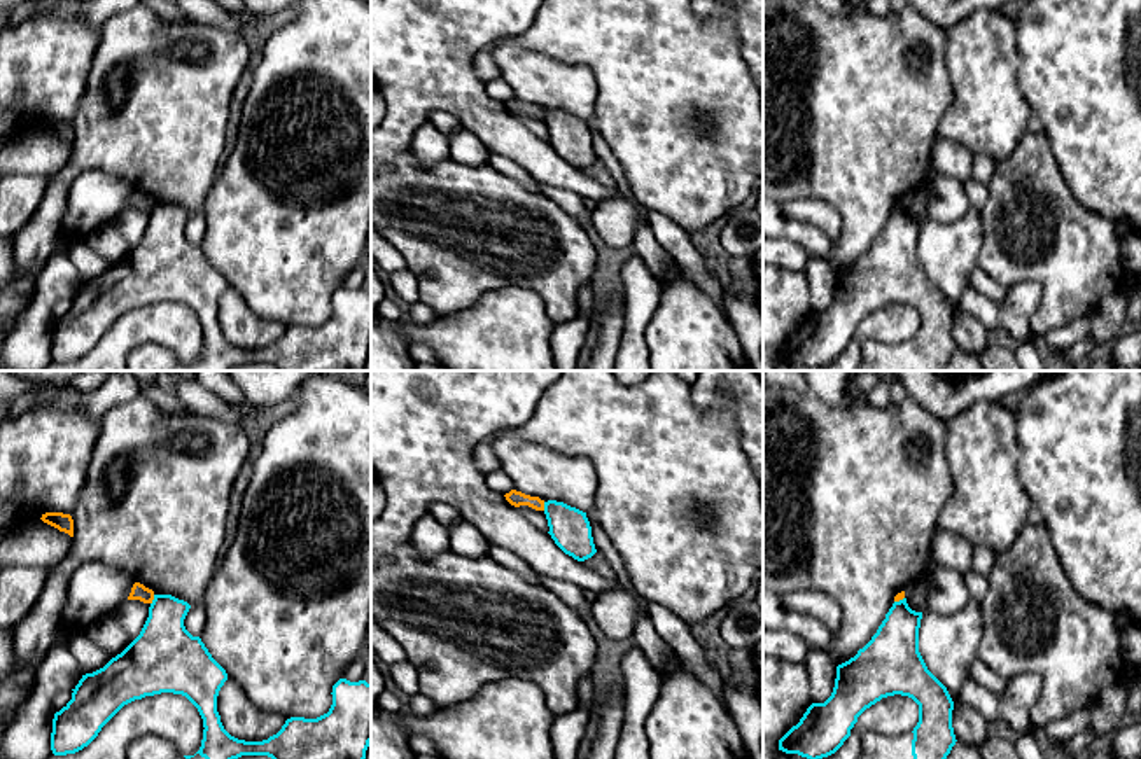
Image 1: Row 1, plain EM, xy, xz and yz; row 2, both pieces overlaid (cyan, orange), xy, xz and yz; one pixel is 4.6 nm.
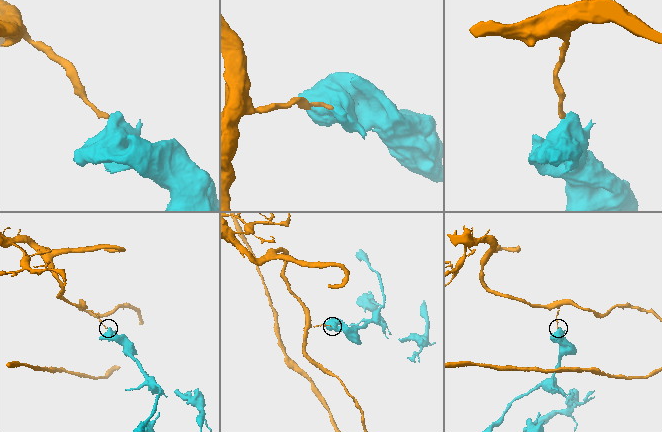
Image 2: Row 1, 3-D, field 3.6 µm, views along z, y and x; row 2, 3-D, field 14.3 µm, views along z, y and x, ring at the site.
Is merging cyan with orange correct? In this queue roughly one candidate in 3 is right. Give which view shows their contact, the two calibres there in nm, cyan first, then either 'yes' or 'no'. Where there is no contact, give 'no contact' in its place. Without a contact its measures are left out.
meets cyan in xy; 300 nm thick on the cyan side, 80 nm on the other; no

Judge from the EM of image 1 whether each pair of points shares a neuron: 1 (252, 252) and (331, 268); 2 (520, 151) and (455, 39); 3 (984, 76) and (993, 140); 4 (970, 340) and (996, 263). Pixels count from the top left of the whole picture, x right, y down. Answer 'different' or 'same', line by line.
1: same
2: same
3: same
4: different

